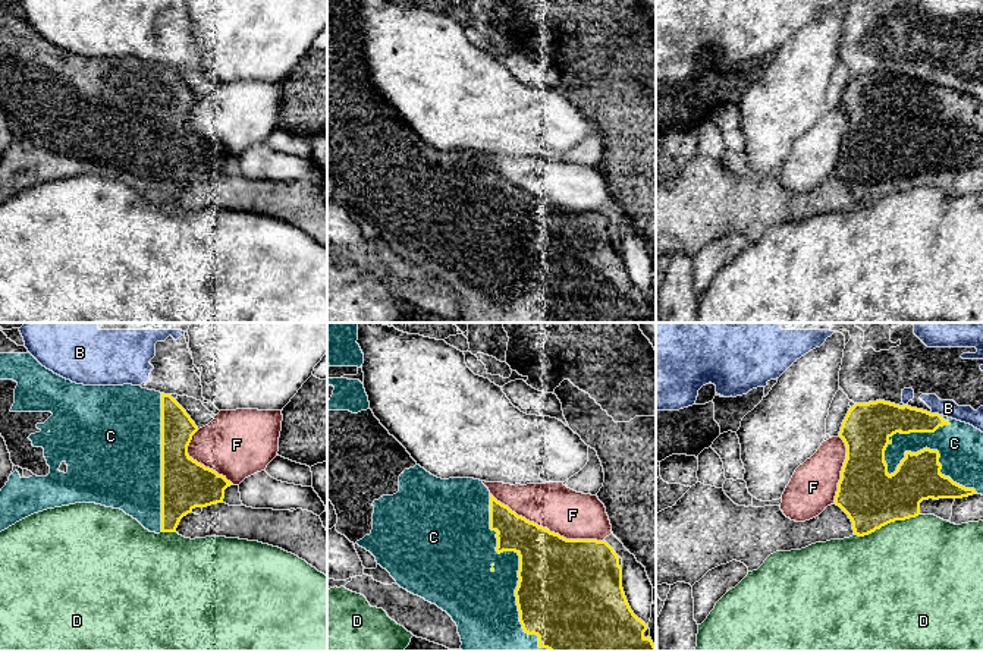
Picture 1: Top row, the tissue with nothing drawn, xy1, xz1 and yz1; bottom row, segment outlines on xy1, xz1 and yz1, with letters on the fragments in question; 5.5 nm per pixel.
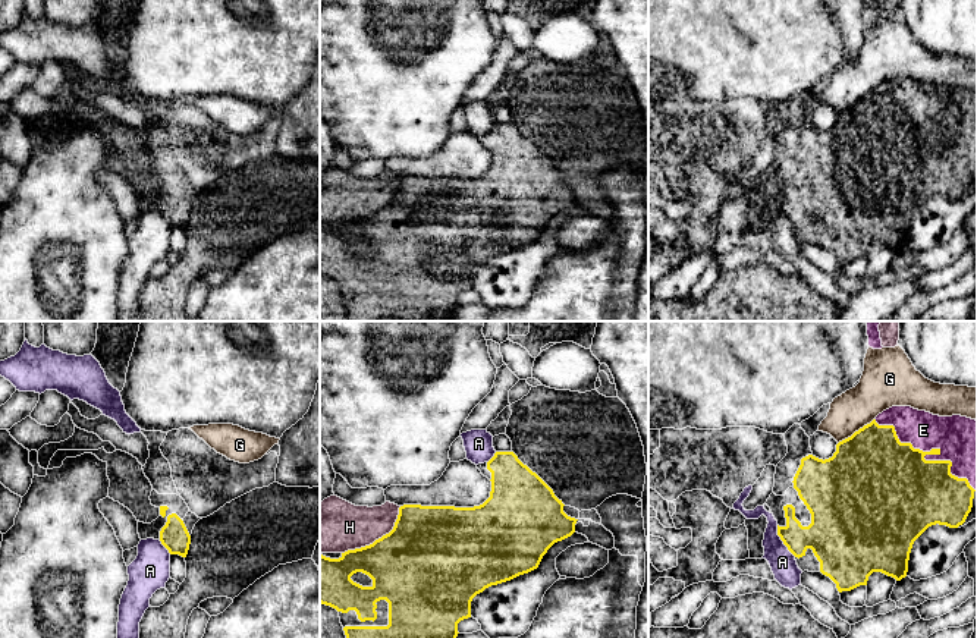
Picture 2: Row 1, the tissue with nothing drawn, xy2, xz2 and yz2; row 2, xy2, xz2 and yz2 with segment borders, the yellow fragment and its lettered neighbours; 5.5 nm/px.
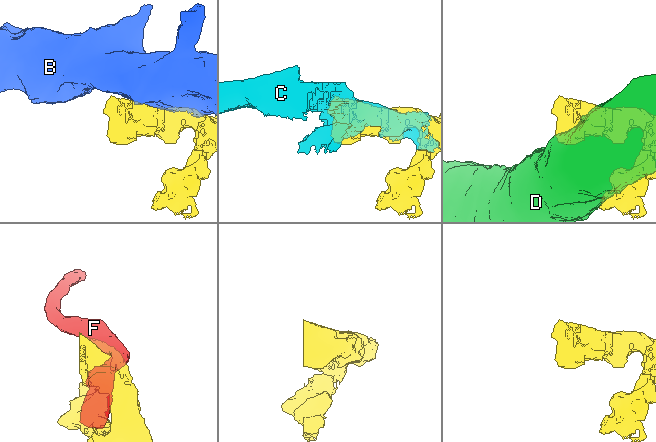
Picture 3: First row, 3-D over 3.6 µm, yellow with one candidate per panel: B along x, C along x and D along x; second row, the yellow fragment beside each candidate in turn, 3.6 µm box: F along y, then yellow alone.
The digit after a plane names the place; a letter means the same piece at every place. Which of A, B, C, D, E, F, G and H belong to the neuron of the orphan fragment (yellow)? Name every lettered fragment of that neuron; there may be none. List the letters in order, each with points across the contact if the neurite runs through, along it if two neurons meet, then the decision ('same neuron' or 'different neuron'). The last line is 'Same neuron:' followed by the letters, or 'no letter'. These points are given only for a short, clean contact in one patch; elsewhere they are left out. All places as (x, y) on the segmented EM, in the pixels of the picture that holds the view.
A: border yz2 (776, 525), (776, 534), (795, 556); different neuron
B: different neuron
C: same neuron
D: different neuron
E: same neuron
F: different neuron
G: border yz2 (875, 418), (838, 443); different neuron
H: different neuron
Same neuron: C, E

